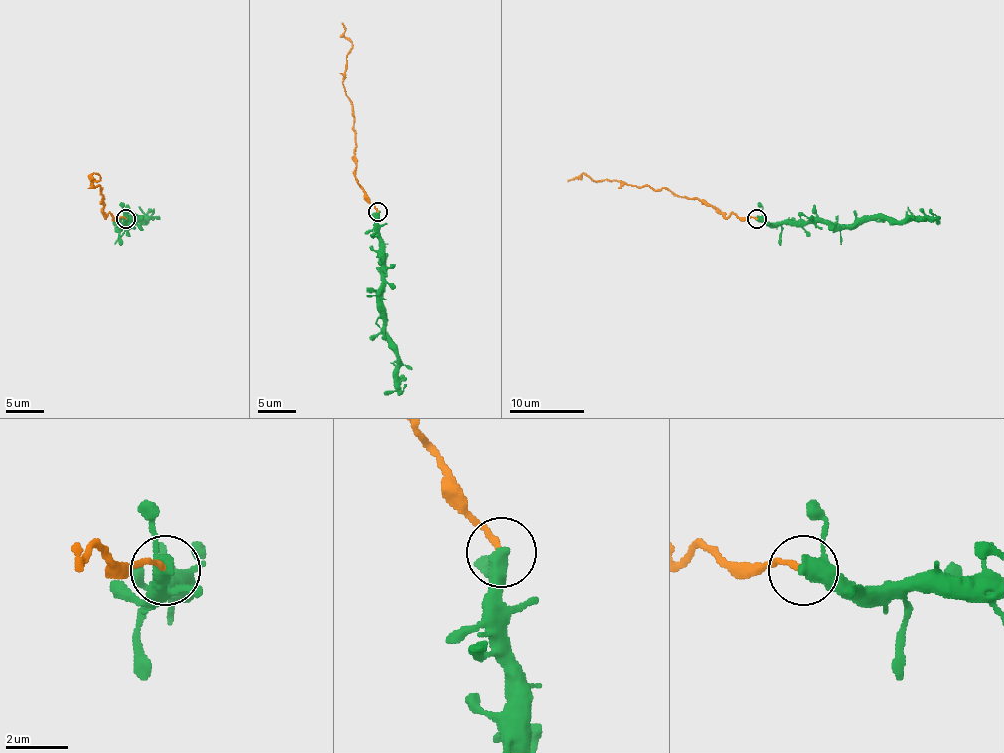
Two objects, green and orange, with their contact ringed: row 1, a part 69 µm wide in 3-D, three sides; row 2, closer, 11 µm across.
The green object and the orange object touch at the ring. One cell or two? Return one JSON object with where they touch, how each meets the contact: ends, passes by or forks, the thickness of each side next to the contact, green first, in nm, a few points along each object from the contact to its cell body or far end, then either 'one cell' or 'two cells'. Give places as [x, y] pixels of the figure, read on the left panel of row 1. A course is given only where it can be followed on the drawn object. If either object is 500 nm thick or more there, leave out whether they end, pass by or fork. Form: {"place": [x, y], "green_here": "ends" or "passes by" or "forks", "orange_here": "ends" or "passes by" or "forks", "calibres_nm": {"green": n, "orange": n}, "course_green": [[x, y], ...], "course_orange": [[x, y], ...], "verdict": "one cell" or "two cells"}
{"place": [126, 219], "green_here": "passes by", "orange_here": "ends", "calibres_nm": {"green": 400, "orange": 170}, "course_green": [[126, 219], [124, 223], [128, 221], [128, 225], [132, 219], [145, 221], [138, 219], [132, 225]], "course_orange": [[126, 219], [104, 212], [102, 187], [91, 184], [98, 180], [98, 174], [93, 174], [91, 182]], "verdict": "two cells"}

